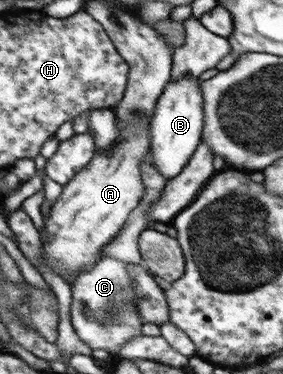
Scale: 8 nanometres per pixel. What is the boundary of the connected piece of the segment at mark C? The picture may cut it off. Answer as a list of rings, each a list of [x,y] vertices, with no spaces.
[[[99,259],[96,265],[81,273],[71,287],[70,323],[81,340],[92,349],[115,353],[134,336],[142,334],[144,320],[140,318],[136,290],[128,273],[128,264],[116,259]]]

